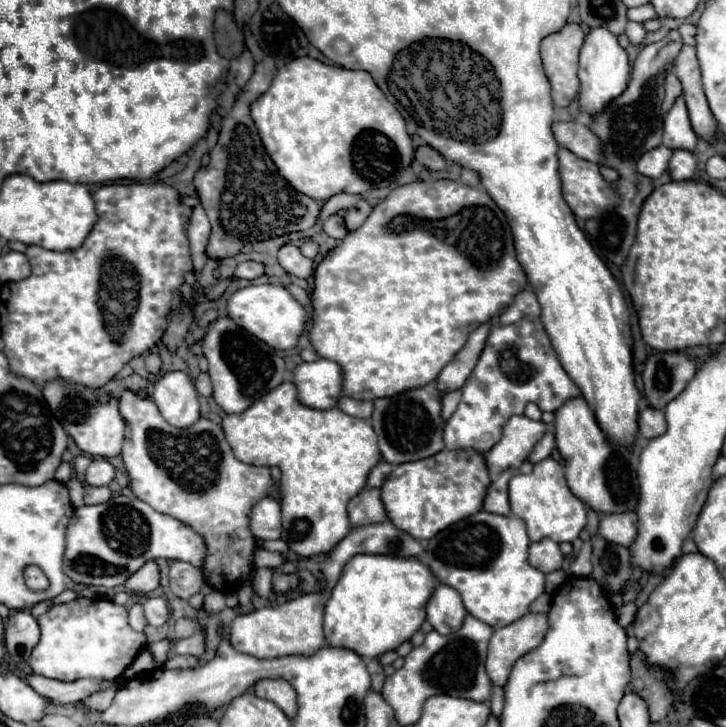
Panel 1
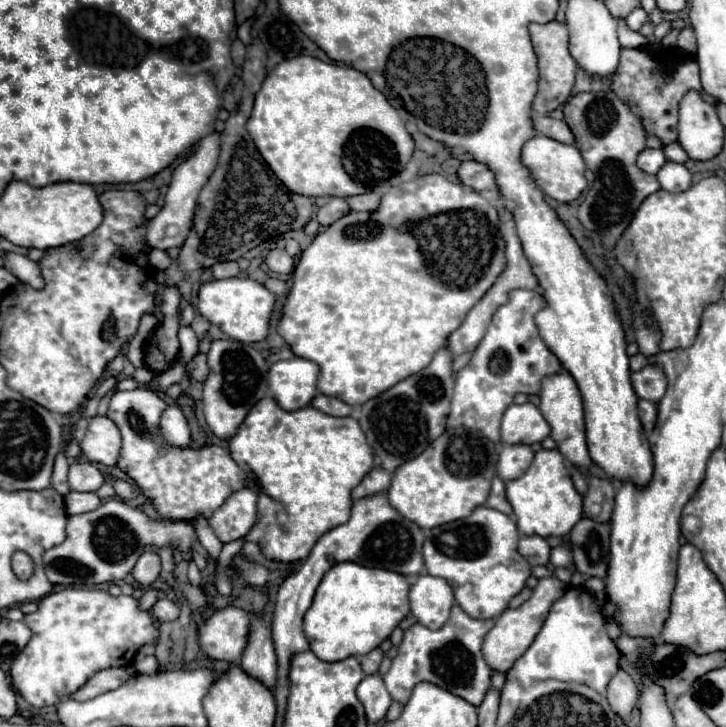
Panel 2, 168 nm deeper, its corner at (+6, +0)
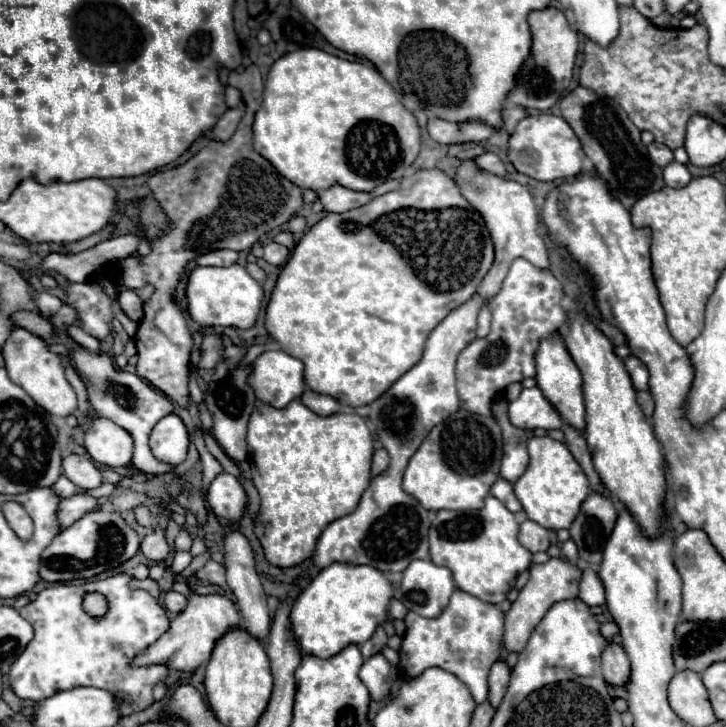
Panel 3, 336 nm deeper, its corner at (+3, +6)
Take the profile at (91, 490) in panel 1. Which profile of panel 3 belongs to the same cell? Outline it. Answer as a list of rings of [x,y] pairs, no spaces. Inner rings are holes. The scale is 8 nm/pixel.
[[[78,492],[70,498],[60,500],[58,506],[58,518],[60,518],[60,526],[68,528],[72,526],[72,522],[76,522],[78,518],[82,518],[86,512],[92,512],[98,506],[96,498],[90,496],[88,492]]]

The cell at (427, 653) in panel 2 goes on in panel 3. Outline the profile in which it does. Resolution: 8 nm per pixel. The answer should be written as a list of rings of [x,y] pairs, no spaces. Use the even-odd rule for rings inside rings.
[[[454,590],[448,608],[438,618],[420,618],[420,614],[408,612],[404,618],[406,634],[400,646],[398,674],[406,680],[420,676],[426,668],[442,668],[460,678],[472,698],[482,704],[488,698],[488,672],[502,656],[502,632],[504,614],[488,602],[482,602],[462,590]]]

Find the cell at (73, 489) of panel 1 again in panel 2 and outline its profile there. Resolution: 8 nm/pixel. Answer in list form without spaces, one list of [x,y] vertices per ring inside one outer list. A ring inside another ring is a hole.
[[[73,462],[69,466],[69,486],[75,492],[97,492],[103,482],[103,474],[91,462]]]

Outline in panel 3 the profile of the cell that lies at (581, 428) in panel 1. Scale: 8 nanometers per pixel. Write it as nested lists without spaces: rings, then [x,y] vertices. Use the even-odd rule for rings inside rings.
[[[560,334],[540,342],[540,348],[536,352],[536,382],[542,394],[548,398],[548,402],[552,402],[552,406],[558,410],[564,424],[574,430],[584,430],[586,410],[584,410],[584,396],[582,396],[582,376],[574,360],[570,358]]]

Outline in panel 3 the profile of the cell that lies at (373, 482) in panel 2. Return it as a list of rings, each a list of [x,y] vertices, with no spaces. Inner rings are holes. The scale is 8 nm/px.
[[[384,448],[376,450],[376,452],[374,452],[374,460],[372,460],[372,478],[378,476],[378,474],[382,474],[382,472],[388,468],[388,462],[390,462],[388,452],[386,452]]]

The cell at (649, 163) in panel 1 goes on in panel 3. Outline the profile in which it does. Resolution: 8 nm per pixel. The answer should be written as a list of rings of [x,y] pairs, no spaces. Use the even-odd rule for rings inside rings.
[[[652,142],[652,144],[648,146],[648,154],[650,154],[650,160],[652,160],[656,166],[662,166],[662,168],[674,160],[672,150],[670,150],[668,146],[664,146],[664,144],[658,144],[658,142]]]

